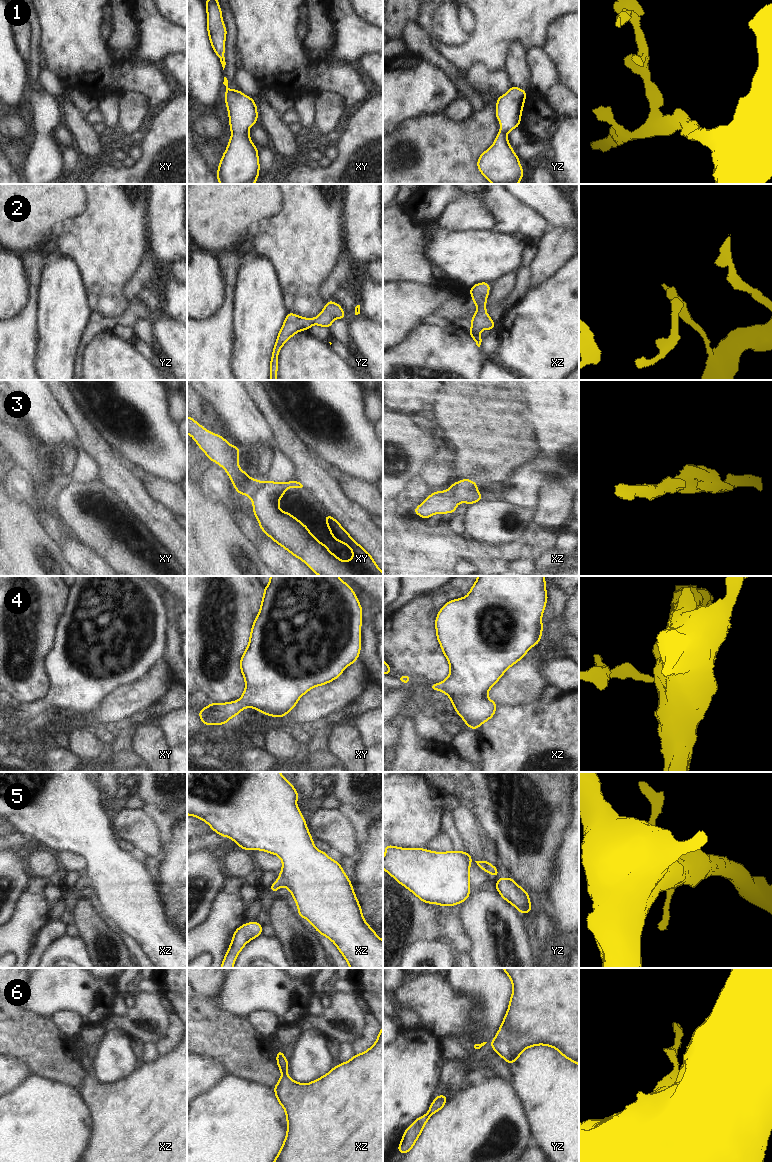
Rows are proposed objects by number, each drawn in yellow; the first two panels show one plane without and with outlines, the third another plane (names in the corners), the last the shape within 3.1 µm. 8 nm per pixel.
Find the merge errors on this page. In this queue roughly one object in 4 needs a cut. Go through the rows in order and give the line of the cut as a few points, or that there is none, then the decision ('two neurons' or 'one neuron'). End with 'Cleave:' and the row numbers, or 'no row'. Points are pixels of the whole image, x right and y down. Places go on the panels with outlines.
1: no cut | one neuron
2: no cut | one neuron
3: no cut | one neuron
4: no cut | one neuron
5: no cut | one neuron
6: no cut | one neuron
Cleave: no row

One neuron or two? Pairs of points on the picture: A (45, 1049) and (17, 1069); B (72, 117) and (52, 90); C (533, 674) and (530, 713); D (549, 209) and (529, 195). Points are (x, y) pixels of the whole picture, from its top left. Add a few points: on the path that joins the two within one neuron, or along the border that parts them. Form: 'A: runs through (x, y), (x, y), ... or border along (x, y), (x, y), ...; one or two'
A: border along (10, 1059), (22, 1062), (31, 1074); two
B: border along (61, 95), (58, 99); two
C: border along (537, 698), (526, 703), (508, 706); two
D: runs through (544, 204), (534, 195); one

